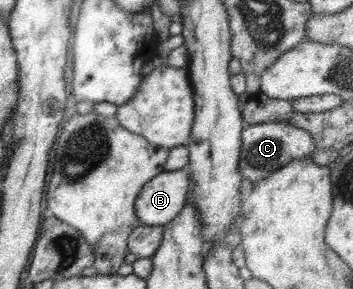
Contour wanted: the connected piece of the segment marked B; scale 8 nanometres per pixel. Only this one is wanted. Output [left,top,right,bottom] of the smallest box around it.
[134,168,191,226]

